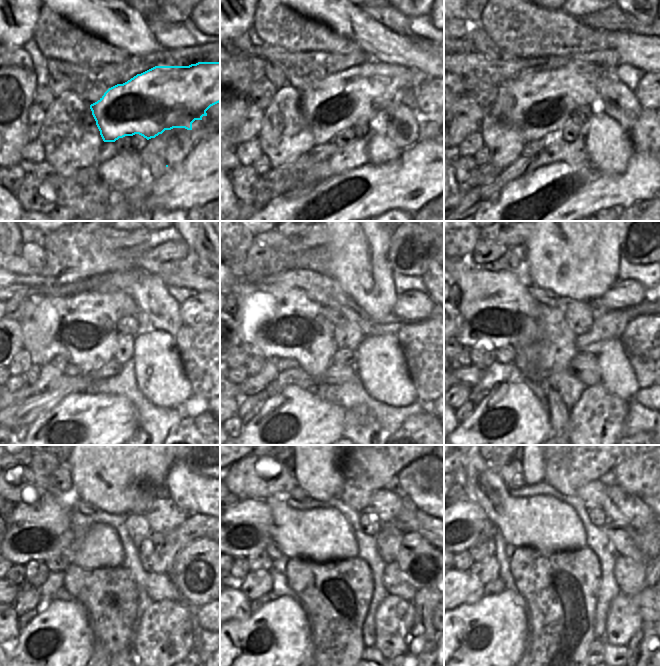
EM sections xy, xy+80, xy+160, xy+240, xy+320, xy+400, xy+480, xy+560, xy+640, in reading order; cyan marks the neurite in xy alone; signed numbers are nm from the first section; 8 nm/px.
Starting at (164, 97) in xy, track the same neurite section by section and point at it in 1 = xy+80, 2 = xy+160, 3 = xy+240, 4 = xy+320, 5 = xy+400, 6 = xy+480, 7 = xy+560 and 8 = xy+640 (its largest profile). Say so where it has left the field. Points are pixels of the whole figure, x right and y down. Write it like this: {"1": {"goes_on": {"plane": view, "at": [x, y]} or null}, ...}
{"1": {"goes_on": {"plane": "xy+80", "at": [339, 101]}}, "2": {"goes_on": {"plane": "xy+160", "at": [538, 105]}}, "3": {"goes_on": {"plane": "xy+240", "at": [82, 329]}}, "4": {"goes_on": {"plane": "xy+320", "at": [275, 325]}}, "5": {"goes_on": {"plane": "xy+400", "at": [505, 319]}}, "6": {"goes_on": {"plane": "xy+480", "at": [43, 544]}}, "7": {"goes_on": {"plane": "xy+560", "at": [240, 538]}}, "8": {"goes_on": {"plane": "xy+640", "at": [464, 532]}}}

